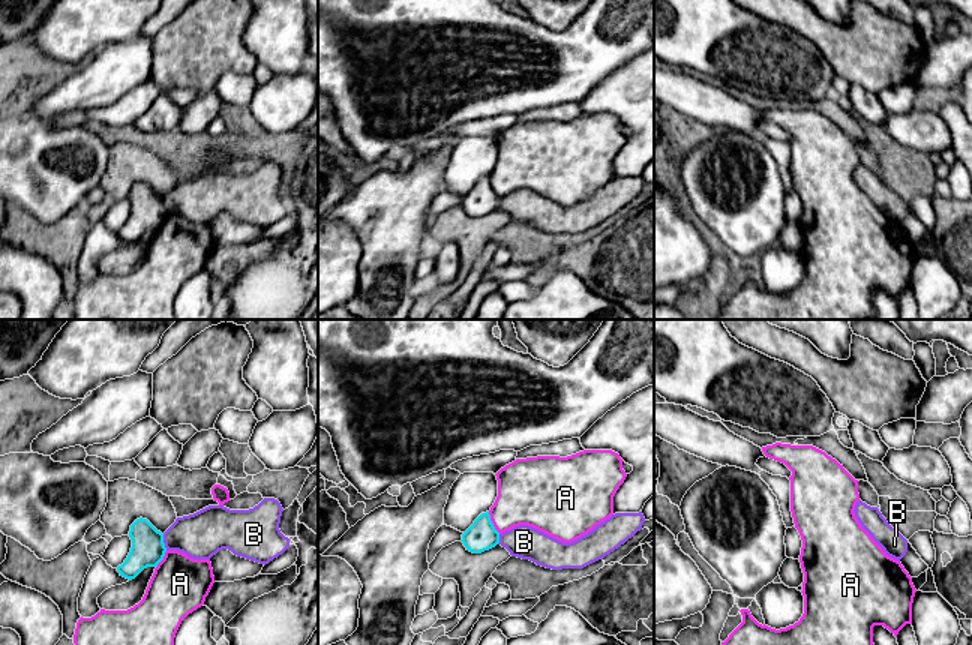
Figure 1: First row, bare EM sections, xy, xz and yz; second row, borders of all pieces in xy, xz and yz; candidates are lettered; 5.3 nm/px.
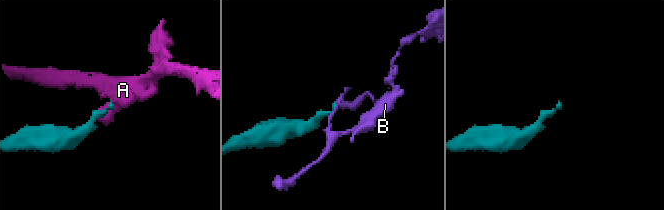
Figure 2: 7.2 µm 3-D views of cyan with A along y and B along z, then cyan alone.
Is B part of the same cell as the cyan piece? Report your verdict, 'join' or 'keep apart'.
keep apart

